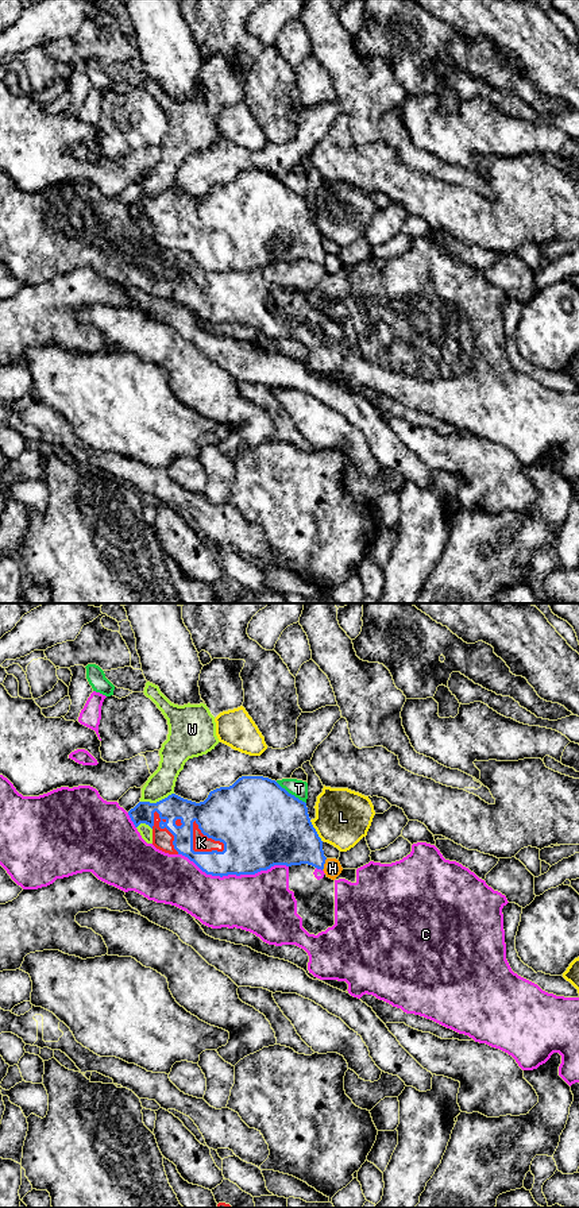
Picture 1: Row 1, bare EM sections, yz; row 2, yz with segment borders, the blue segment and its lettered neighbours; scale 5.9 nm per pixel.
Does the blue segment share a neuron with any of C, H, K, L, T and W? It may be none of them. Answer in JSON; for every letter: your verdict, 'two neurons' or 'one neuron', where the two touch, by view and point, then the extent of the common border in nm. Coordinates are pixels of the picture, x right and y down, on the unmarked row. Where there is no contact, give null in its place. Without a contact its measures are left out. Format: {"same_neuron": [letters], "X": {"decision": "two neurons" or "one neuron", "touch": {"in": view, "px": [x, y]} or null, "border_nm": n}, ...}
{"same_neuron": ["K"], "C": {"decision": "two neurons", "touch": {"in": "yz", "px": [234, 269]}, "border_nm": 650}, "H": {"decision": "two neurons", "touch": {"in": "yz", "px": [324, 258]}, "border_nm": 80}, "K": {"decision": "one neuron", "touch": {"in": "yz", "px": [211, 232]}, "border_nm": 260}, "L": {"decision": "two neurons", "touch": {"in": "yz", "px": [316, 227]}, "border_nm": 150}, "T": {"decision": "two neurons", "touch": {"in": "yz", "px": [290, 189]}, "border_nm": 220}, "W": {"decision": "two neurons", "touch": {"in": "yz", "px": [157, 197]}, "border_nm": 200}}

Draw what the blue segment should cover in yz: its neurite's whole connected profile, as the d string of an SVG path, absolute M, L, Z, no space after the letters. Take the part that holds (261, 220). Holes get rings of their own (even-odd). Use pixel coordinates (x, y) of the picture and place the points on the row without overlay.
M242 171L229 182L211 186L200 198L175 189L157 198L139 197L128 211L135 223L146 219L153 224L157 244L182 250L212 271L255 270L274 260L301 259L323 266L327 255L306 198L263 171Z

